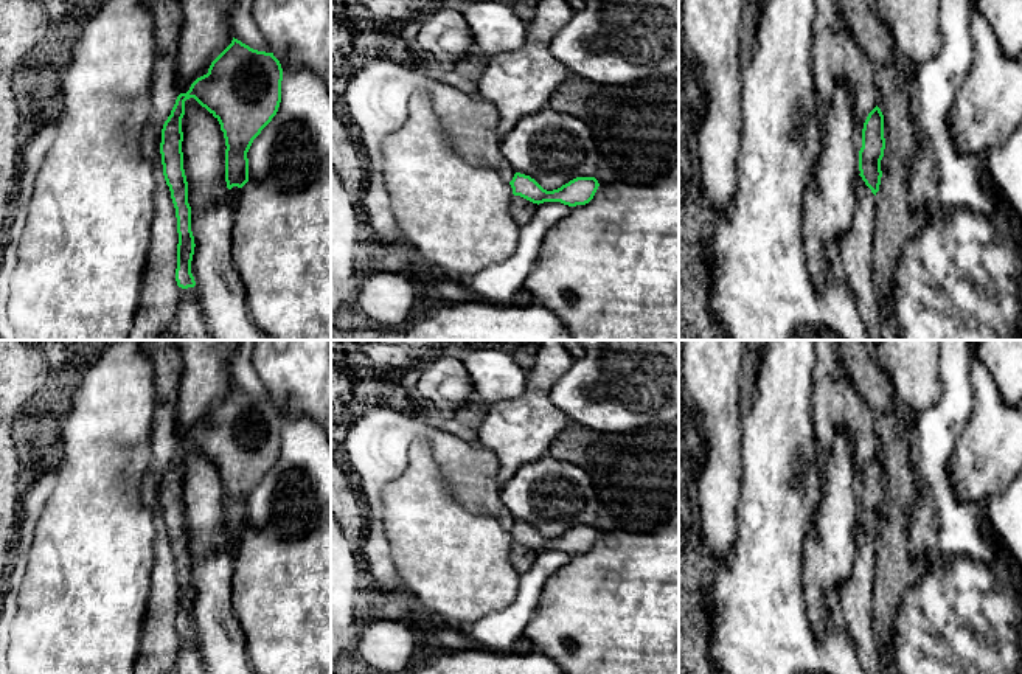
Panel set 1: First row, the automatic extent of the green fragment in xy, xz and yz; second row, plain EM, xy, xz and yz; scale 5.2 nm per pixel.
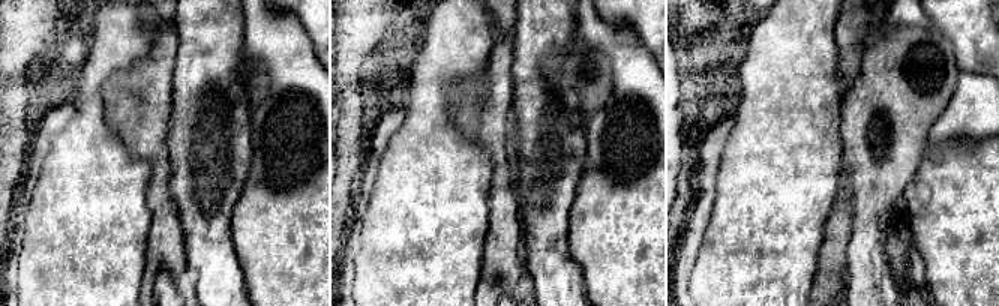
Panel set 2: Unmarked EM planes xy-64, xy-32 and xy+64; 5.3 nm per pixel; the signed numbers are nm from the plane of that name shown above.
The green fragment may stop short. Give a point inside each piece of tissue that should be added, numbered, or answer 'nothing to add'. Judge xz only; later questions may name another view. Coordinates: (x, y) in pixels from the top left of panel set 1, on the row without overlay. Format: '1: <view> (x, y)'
nothing to add

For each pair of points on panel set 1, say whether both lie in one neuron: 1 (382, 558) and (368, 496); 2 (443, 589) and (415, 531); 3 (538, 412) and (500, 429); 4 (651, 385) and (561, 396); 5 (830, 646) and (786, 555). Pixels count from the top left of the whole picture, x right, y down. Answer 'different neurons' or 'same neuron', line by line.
1: same neuron
2: same neuron
3: same neuron
4: same neuron
5: same neuron

